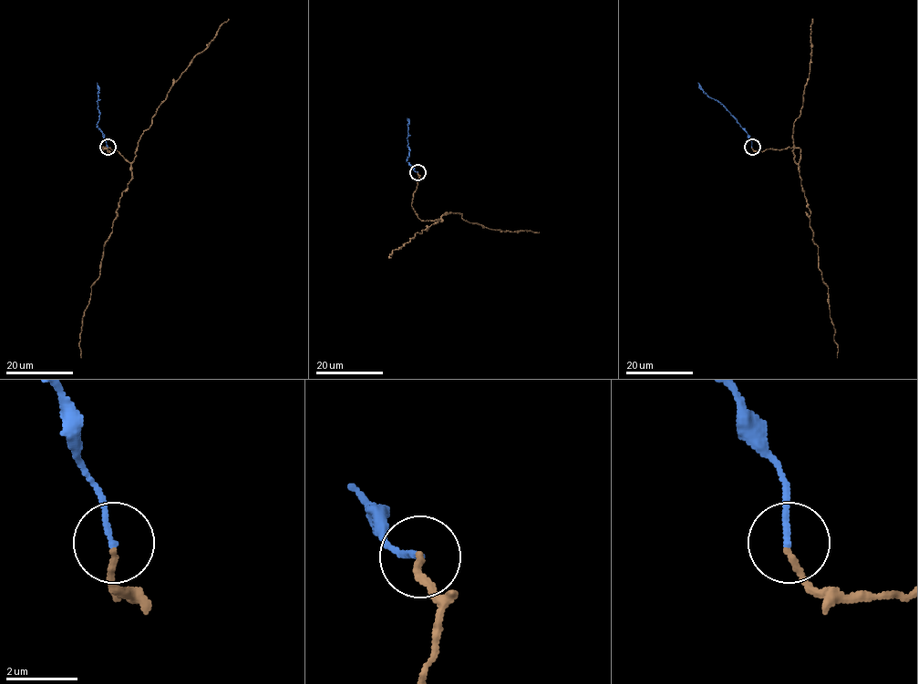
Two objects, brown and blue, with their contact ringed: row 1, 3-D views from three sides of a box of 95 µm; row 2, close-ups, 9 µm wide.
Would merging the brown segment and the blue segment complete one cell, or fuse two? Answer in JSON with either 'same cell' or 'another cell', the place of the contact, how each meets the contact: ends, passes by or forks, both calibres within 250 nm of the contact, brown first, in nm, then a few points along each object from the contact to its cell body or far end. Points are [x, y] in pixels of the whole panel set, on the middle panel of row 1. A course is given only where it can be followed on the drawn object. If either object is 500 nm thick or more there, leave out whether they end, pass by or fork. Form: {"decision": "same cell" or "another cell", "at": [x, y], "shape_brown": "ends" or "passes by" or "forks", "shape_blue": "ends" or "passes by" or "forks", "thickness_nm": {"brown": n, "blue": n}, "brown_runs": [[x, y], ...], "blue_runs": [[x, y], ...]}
{"decision": "same cell", "at": [417, 172], "shape_brown": "ends", "shape_blue": "ends", "thickness_nm": {"brown": 150, "blue": 160}, "brown_runs": [[417, 171], [411, 203], [416, 213], [422, 221], [442, 220], [416, 233], [391, 257]], "blue_runs": [[417, 171], [407, 160], [409, 155], [407, 117]]}

